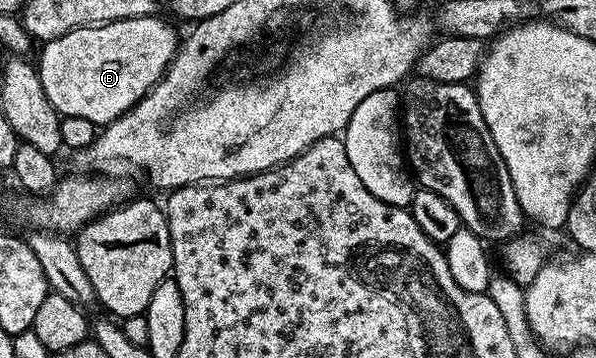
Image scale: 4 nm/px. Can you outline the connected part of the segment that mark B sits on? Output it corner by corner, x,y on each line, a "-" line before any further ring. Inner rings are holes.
162,16
129,18
76,28
45,43
36,67
48,100
62,118
84,116
101,128
127,114
166,75
179,45
180,34

